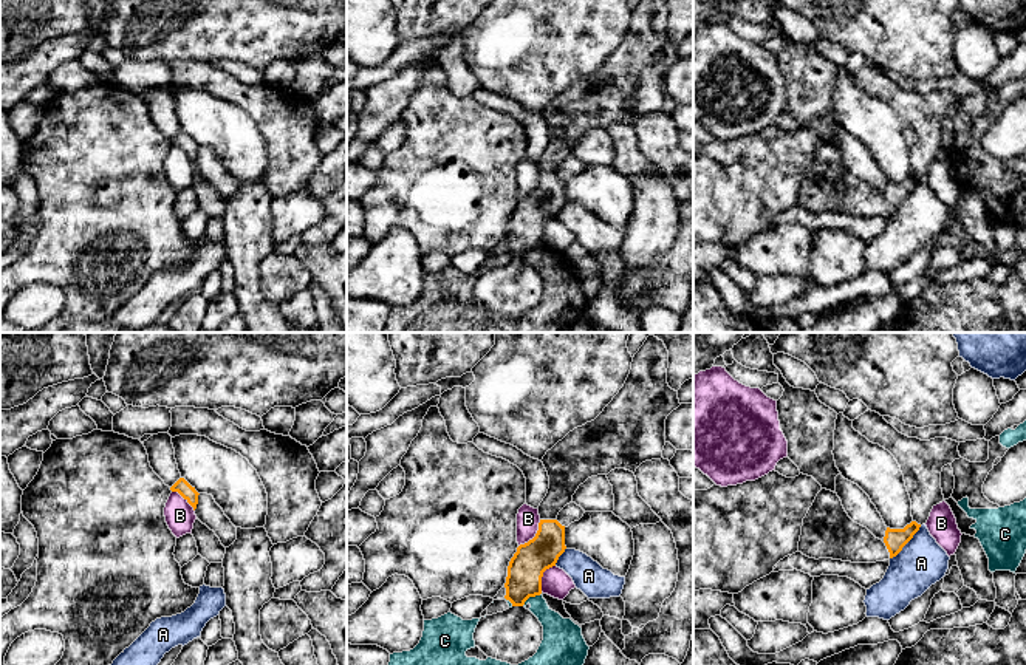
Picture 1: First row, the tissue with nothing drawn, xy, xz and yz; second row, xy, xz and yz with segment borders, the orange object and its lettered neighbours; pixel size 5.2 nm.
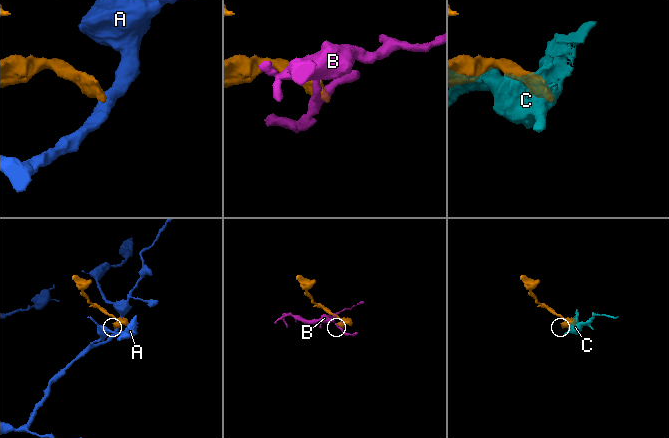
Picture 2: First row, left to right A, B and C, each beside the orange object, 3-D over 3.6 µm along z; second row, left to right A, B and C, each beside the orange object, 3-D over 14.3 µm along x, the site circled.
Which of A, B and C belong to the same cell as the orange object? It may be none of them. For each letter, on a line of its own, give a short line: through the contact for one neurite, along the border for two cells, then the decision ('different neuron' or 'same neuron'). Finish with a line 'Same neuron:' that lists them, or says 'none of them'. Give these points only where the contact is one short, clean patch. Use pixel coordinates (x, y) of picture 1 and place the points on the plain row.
A: line yz (921, 180), (890, 212); different neuron
B: different neuron
C: different neuron
Same neuron: none of them

